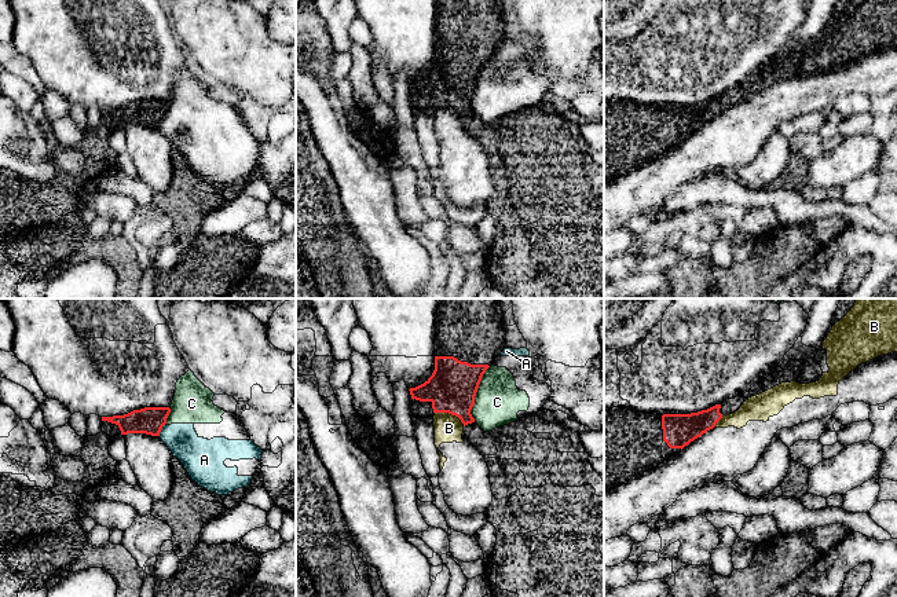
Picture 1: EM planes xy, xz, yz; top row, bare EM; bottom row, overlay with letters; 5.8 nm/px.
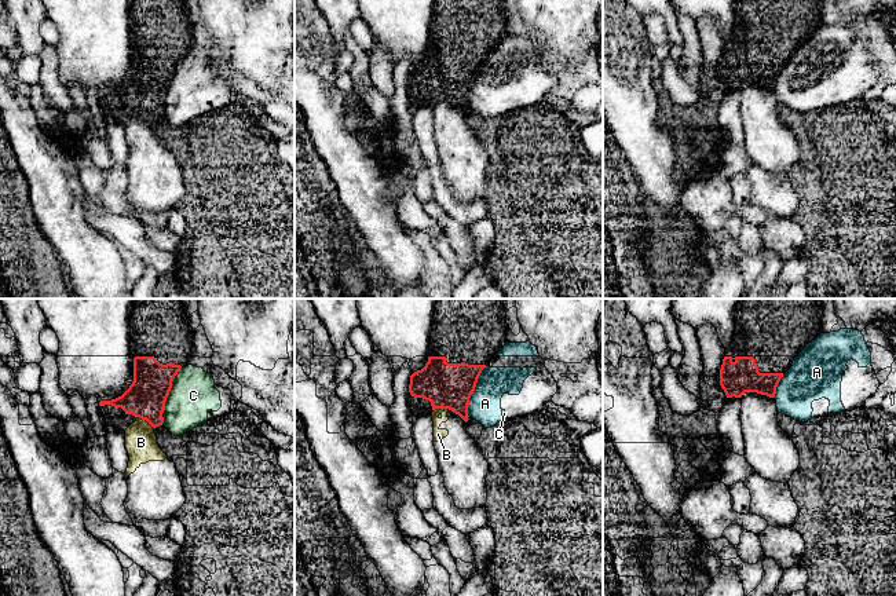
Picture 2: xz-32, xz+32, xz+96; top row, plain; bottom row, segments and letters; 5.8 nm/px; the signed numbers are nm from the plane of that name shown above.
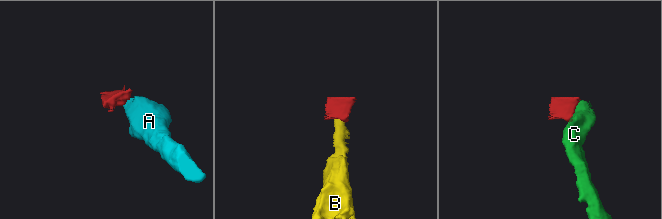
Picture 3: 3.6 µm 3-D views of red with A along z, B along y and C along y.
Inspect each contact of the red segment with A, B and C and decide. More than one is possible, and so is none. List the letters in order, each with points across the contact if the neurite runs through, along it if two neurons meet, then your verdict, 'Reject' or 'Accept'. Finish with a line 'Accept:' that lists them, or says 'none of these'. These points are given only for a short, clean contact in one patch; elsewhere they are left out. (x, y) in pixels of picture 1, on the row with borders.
A: Boundary: xy (164, 424), (158, 435). Reject
B: Path across: xz (451, 388), (450, 413), (449, 428). Accept
C: Boundary: xz (490, 366), (483, 374), (475, 396), (471, 410), (473, 421). Reject
Accept: B

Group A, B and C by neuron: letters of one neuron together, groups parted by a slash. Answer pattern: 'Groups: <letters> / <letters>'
Groups: A C / B

